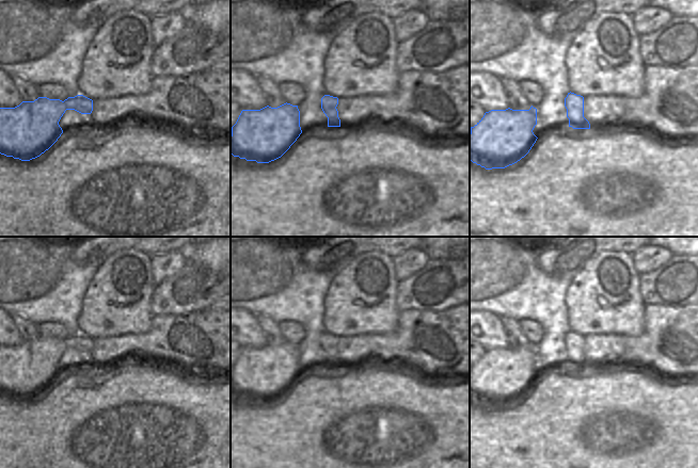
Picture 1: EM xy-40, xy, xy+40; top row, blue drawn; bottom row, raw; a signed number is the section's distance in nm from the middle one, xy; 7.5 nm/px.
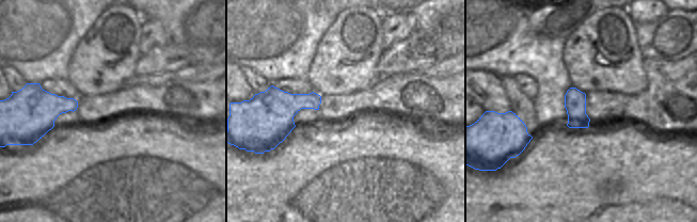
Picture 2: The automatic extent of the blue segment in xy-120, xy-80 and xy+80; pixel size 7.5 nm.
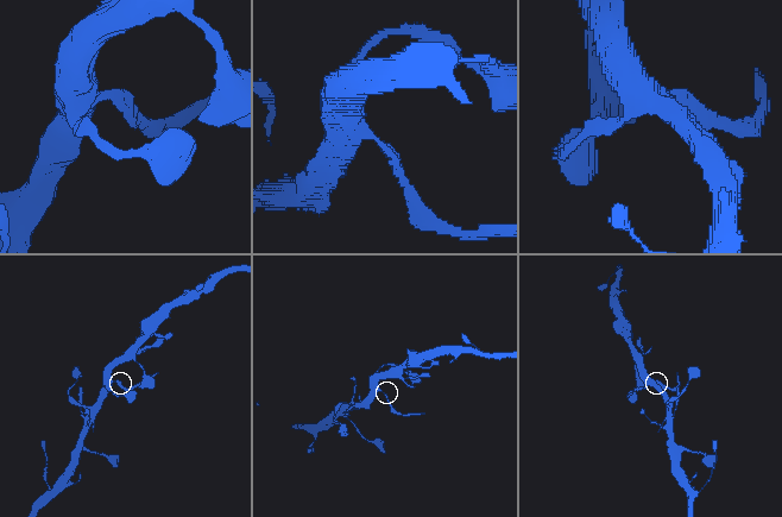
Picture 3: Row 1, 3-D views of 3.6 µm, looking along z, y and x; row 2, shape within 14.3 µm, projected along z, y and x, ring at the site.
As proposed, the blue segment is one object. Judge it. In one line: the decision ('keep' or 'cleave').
cleave

